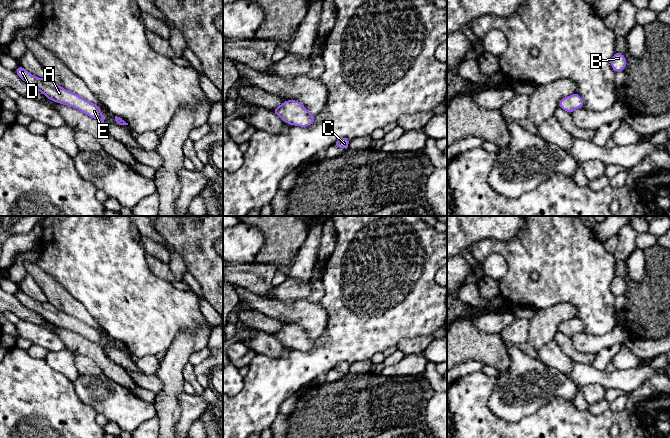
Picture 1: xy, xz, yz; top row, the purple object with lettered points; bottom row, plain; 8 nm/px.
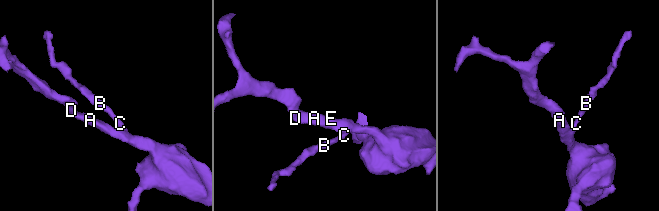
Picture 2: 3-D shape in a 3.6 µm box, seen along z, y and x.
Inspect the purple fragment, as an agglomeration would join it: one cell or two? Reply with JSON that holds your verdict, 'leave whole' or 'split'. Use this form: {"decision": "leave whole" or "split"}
{"decision": "leave whole"}

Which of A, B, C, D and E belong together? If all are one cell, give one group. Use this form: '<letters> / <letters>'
A B C D E

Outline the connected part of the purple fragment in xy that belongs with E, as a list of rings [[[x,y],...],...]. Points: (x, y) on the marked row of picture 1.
[[[20,65],[15,70],[15,72],[22,80],[32,87],[38,89],[48,99],[60,104],[74,107],[89,117],[104,123],[102,111],[96,104],[89,102],[77,94],[60,87],[48,77],[43,79],[35,77]]]

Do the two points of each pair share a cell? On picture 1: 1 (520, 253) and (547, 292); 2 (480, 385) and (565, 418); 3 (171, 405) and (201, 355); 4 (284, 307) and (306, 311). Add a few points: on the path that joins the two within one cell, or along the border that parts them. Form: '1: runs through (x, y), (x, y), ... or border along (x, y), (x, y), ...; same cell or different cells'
1: runs through (531, 260), (547, 276), (547, 281); same cell
2: runs through (483, 412), (498, 427), (538, 427); same cell
3: border along (206, 346), (195, 351), (188, 361); different cells
4: runs through (289, 311), (301, 311); same cell

